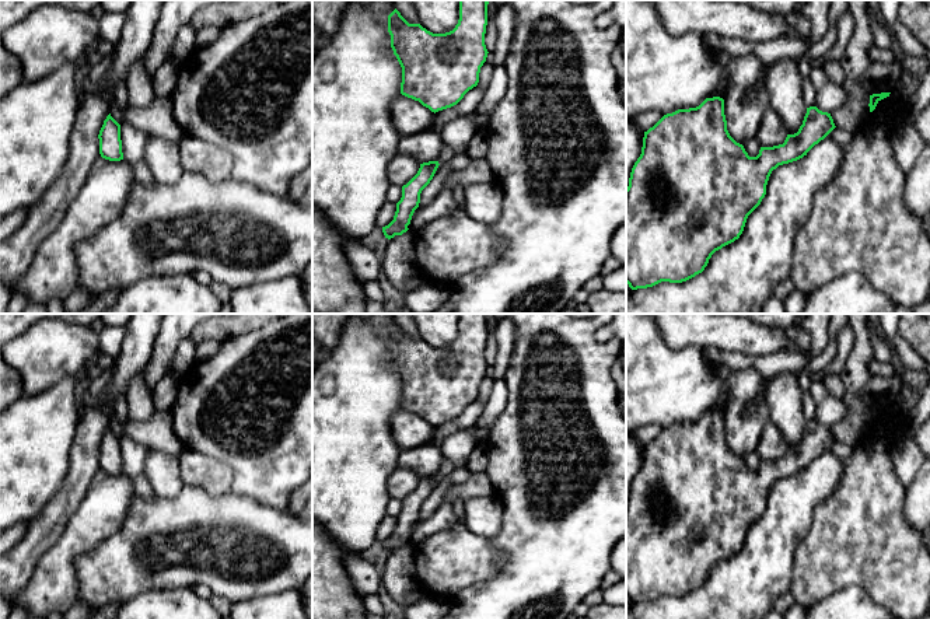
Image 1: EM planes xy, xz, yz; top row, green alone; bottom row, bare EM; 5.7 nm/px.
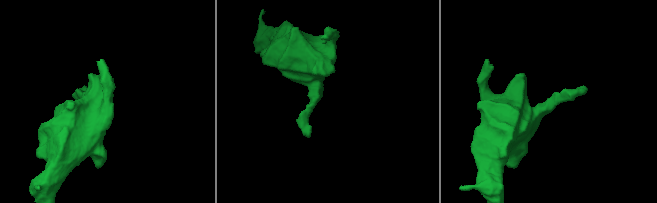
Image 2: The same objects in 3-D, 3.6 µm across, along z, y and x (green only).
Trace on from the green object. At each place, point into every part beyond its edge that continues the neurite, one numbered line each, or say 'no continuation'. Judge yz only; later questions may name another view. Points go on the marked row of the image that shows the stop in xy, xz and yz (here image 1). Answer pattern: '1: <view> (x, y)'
no continuation

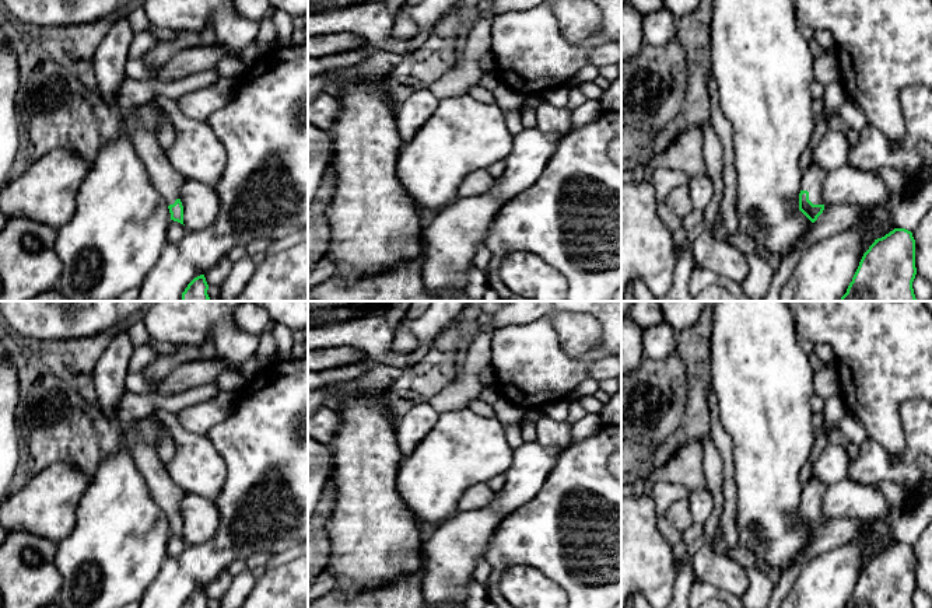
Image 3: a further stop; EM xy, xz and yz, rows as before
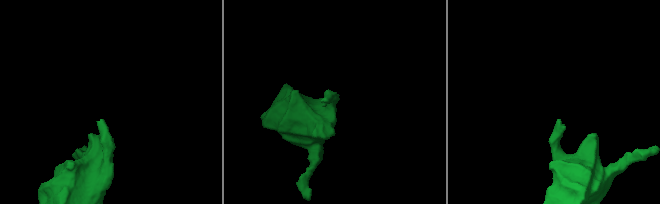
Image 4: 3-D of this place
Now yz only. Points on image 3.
1: yz (812, 181)

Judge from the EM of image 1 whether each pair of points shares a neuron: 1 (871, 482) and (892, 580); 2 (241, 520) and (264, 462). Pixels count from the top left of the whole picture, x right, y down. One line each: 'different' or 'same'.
1: same
2: different

